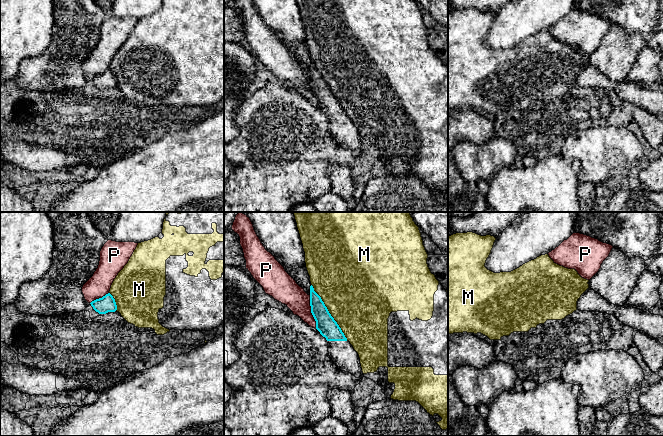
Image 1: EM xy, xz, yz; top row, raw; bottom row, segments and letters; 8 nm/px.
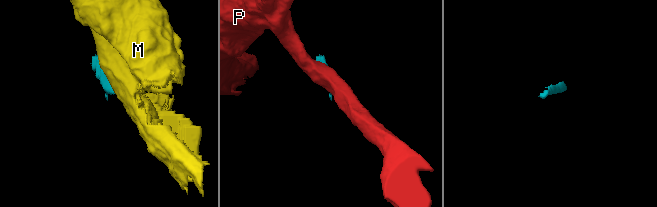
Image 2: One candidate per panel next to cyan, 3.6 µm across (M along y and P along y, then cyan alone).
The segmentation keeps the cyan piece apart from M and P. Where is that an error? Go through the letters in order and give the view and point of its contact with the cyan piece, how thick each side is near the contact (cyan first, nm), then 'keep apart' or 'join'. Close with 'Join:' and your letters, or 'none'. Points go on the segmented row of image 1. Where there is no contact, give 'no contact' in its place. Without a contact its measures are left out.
M: contact xz (328, 312); calibres 160 and 480 nm; keep apart
P: contact xz (311, 312); calibres 160 and 200 nm; keep apart
Join: none

